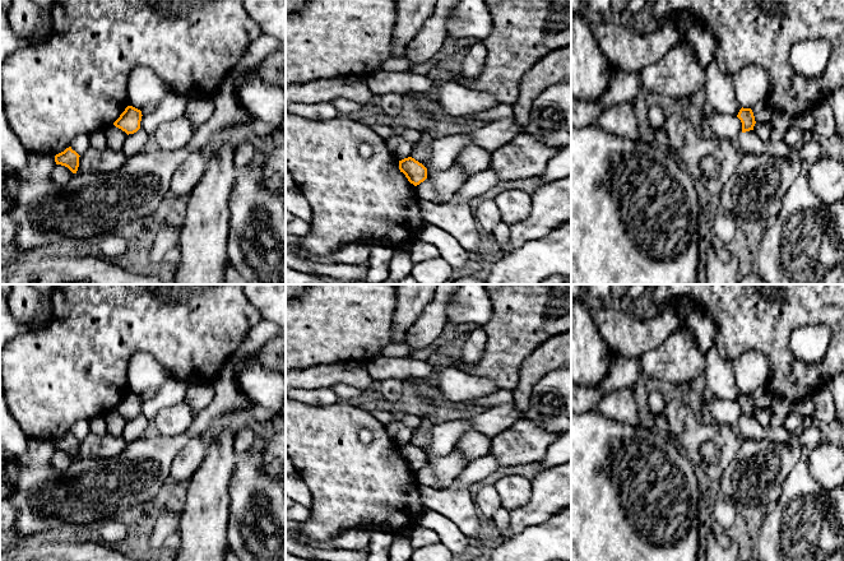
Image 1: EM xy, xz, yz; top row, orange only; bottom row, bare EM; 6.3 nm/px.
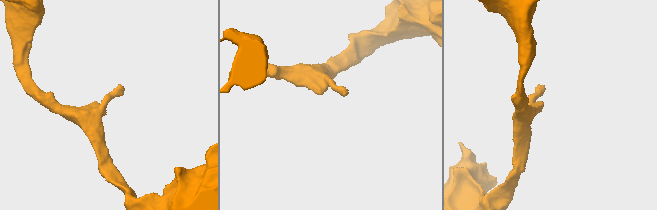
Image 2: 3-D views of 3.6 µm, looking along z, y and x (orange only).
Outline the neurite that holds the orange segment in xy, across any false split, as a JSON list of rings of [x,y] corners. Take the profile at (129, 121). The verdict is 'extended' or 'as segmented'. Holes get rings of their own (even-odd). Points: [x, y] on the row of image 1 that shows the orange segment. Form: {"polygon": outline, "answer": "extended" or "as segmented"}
{"polygon": [[[127,106],[113,125],[125,131],[127,135],[134,134],[140,129],[142,116],[140,110]]], "answer": "as segmented"}

